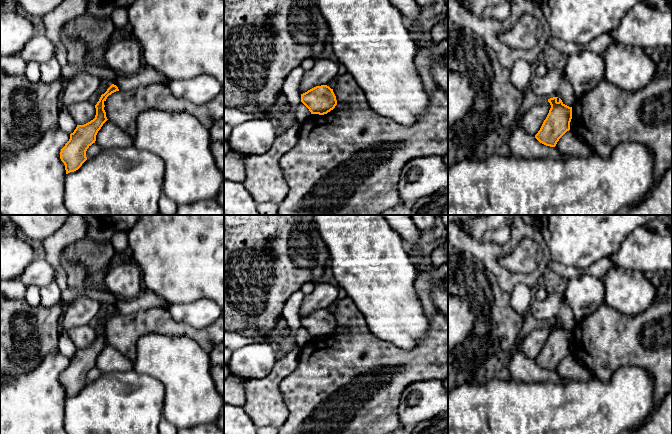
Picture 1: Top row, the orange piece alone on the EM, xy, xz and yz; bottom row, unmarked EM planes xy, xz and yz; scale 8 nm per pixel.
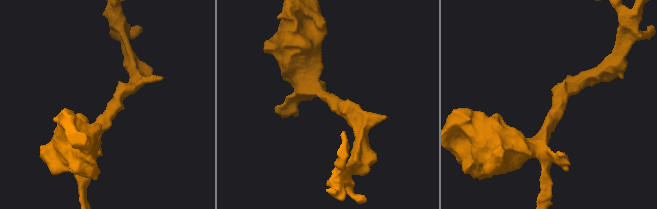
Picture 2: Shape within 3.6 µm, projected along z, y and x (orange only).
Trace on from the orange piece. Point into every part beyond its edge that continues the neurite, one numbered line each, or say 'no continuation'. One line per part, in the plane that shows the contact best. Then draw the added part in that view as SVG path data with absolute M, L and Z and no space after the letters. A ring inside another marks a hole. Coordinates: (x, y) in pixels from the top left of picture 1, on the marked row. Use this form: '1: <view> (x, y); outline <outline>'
no continuation

